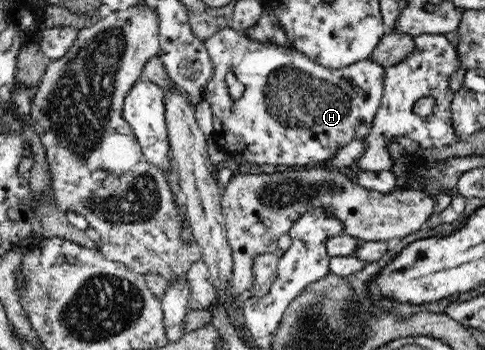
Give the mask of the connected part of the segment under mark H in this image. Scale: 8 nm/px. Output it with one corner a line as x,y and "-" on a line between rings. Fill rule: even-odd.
230,27
220,29
215,35
203,41
206,50
210,55
213,63
213,77
205,87
205,95
203,99
210,103
212,109
212,118
214,125
213,137
215,143
220,147
224,153
235,155
235,157
243,157
245,161
257,165
315,165
315,163
327,164
332,157
344,145
351,143
354,139
363,140
373,125
373,117
381,105
384,89
384,73
385,67
379,65
376,61
371,61
369,58
356,61
348,66
343,66
341,69
326,68
319,65
317,62
311,60
304,53
296,53
290,46
279,46
277,44
263,44
259,41
247,38
242,32
235,31
-
232,71
237,79
243,83
245,90
239,100
233,100
229,96
227,84
225,83
225,75

